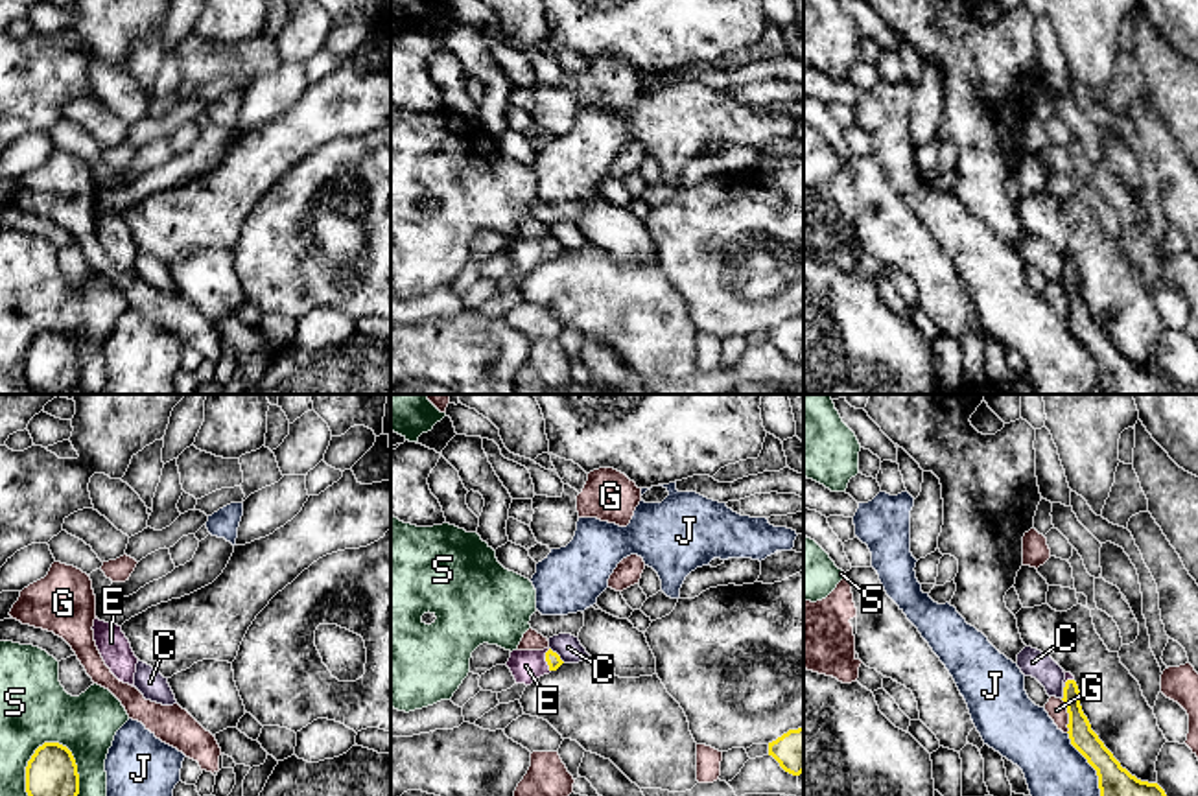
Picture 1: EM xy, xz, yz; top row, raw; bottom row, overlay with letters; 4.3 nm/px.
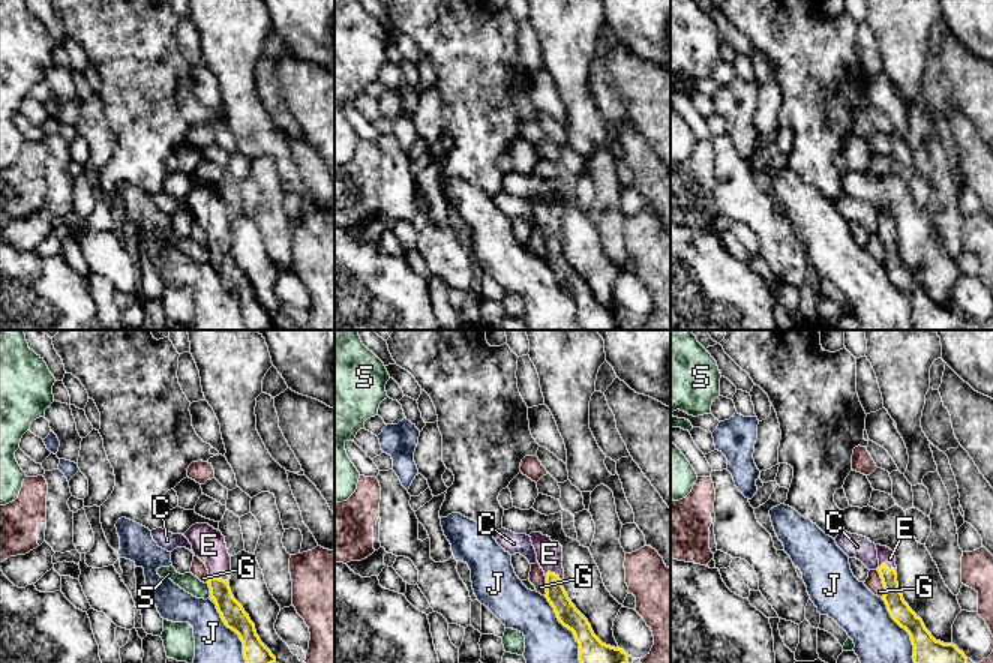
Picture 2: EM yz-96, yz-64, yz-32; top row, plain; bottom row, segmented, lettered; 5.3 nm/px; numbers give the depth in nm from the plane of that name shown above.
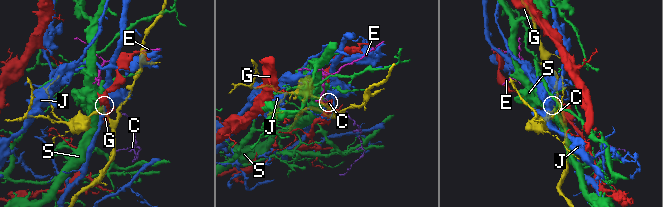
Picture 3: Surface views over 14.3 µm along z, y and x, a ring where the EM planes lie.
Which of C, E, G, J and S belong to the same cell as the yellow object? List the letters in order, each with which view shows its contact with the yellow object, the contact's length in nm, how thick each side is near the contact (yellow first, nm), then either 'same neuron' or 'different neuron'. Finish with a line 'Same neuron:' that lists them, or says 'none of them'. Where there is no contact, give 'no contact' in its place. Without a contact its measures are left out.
C: xz | 100 nm | 70/110 nm | different neuron
E: xz | 100 nm | 70/140 nm | same neuron
G: yz | 160 nm | 110/90 nm | different neuron
J: yz | 320 nm | 140/260 nm | different neuron
S: xy | 280 nm | 220/280 nm | different neuron
Same neuron: E

